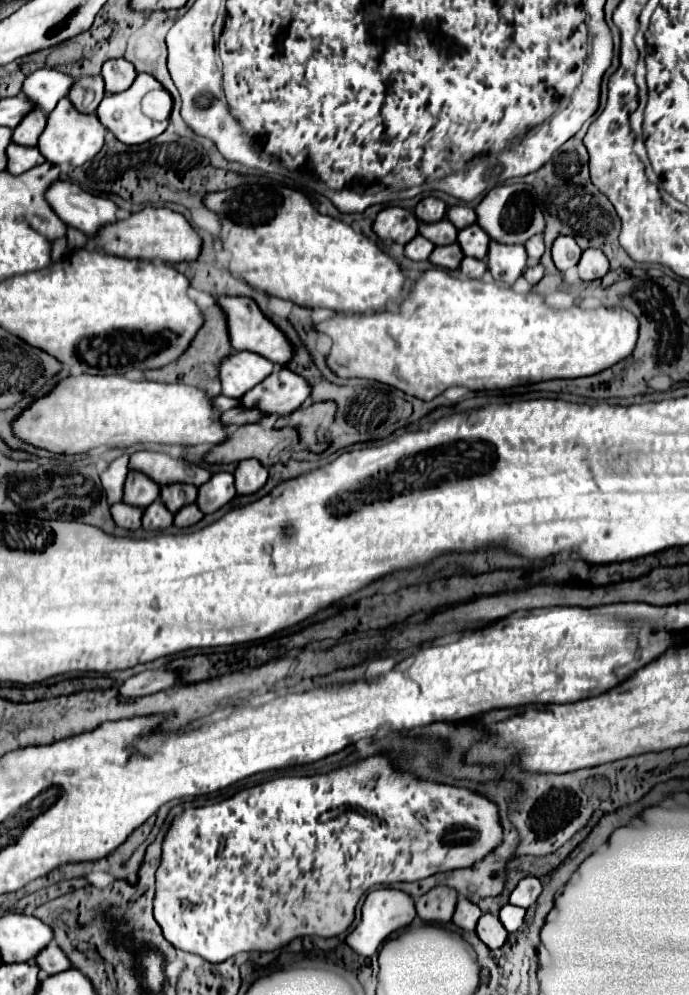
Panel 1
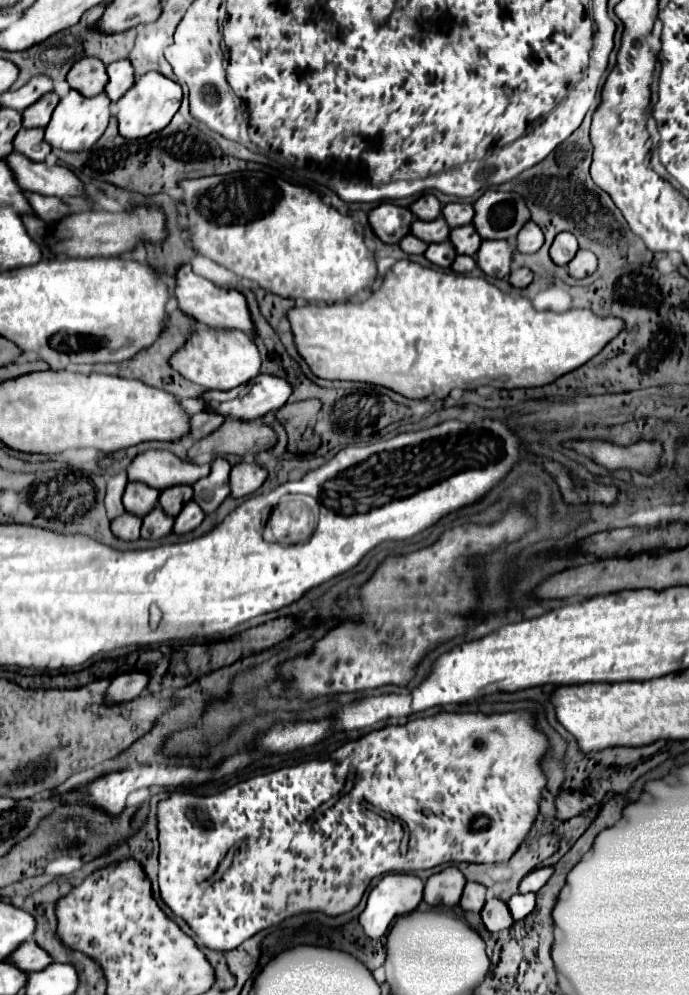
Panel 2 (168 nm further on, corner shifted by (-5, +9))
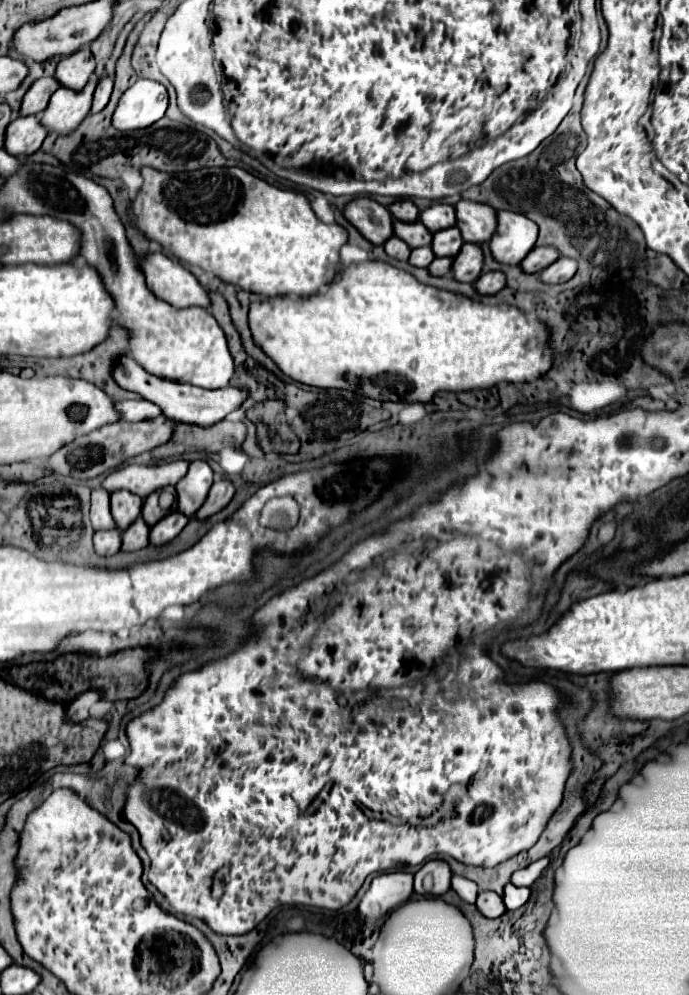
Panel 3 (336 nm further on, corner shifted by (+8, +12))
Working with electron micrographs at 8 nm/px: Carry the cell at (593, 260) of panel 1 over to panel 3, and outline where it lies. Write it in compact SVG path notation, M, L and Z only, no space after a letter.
M559 257L555 263L551 263L547 269L541 271L541 281L545 283L565 283L569 281L577 271L577 261L569 257Z

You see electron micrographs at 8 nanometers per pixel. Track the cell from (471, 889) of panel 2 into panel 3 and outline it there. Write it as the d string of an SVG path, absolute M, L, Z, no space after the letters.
M453 875L453 879L451 879L451 889L453 889L463 901L467 901L467 903L475 903L477 893L479 893L479 889L477 889L475 883L471 883L469 879L463 879L463 877L459 877L459 875Z

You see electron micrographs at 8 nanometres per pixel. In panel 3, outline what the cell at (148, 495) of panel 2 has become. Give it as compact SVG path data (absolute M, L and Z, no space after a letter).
M115 491L111 493L111 515L121 531L125 531L141 513L143 499L131 491Z

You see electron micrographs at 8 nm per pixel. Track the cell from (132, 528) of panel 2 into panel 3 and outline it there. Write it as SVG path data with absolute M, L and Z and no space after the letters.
M119 529L95 531L93 543L95 543L95 551L99 555L113 555L121 549L121 531Z

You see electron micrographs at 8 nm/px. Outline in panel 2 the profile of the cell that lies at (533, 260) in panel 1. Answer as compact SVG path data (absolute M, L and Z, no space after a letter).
M528 222L528 226L524 226L524 230L520 230L518 234L518 244L516 250L522 254L534 254L542 248L544 244L544 234L540 230L540 226L536 226L536 222Z

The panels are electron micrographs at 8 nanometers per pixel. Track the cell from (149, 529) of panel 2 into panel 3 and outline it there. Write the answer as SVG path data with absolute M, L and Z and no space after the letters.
M143 517L135 519L127 531L123 531L123 551L137 551L149 545L149 525L145 523Z

